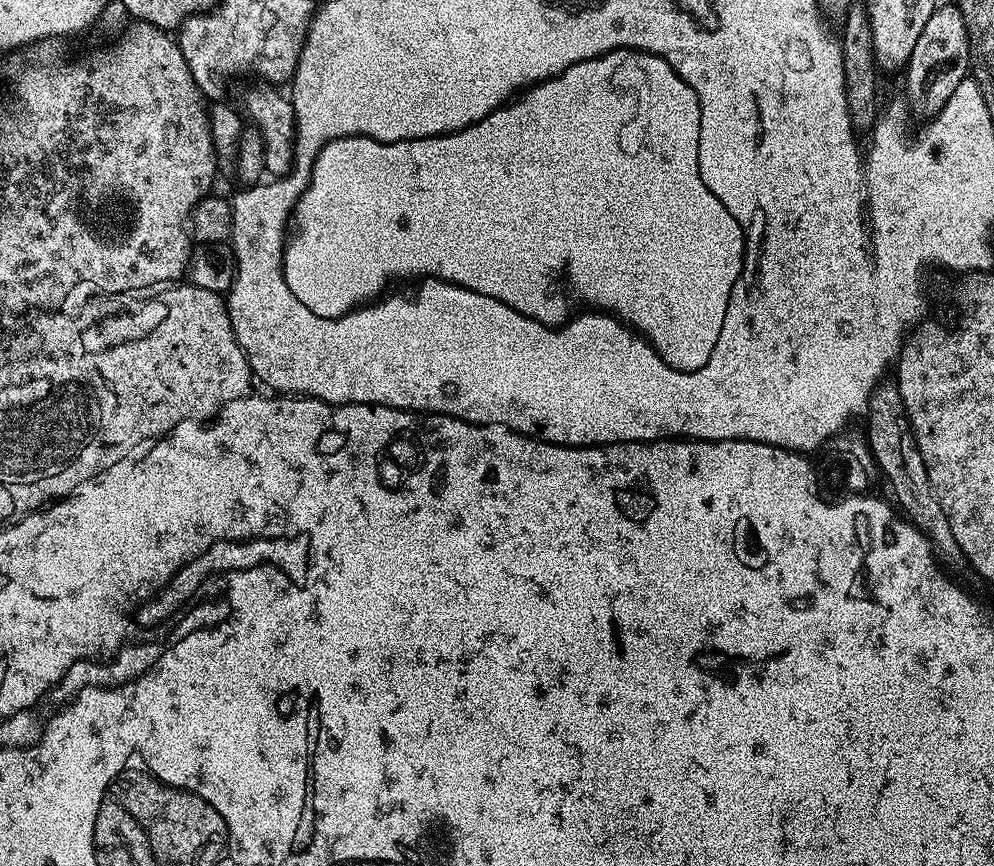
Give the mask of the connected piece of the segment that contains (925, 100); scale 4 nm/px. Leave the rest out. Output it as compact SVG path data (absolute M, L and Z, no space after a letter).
M941 3L934 14L930 14L918 43L914 45L914 54L910 54L906 65L908 77L904 80L904 88L908 91L907 107L923 118L938 115L942 106L950 102L950 94L954 94L954 90L958 90L958 86L969 75L969 58L970 38L964 16L955 3Z

